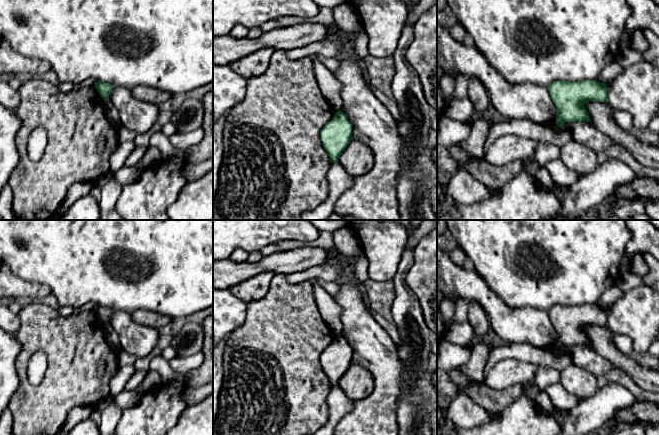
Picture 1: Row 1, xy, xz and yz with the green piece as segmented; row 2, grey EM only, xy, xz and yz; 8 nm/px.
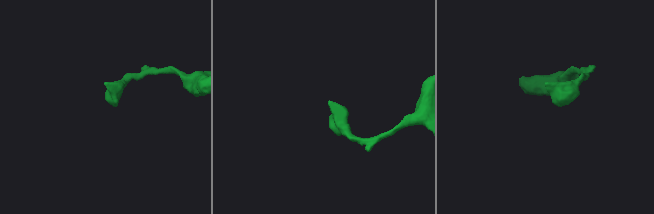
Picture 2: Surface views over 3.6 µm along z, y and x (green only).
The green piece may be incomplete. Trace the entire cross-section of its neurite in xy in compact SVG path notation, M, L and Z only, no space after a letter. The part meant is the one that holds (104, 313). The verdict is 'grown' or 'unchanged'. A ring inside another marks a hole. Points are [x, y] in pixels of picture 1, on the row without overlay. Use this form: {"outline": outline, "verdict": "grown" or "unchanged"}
{"outline": "M97 305L95 311L101 319L101 321L104 323L104 325L109 325L109 319L111 318L115 309Z", "verdict": "unchanged"}

